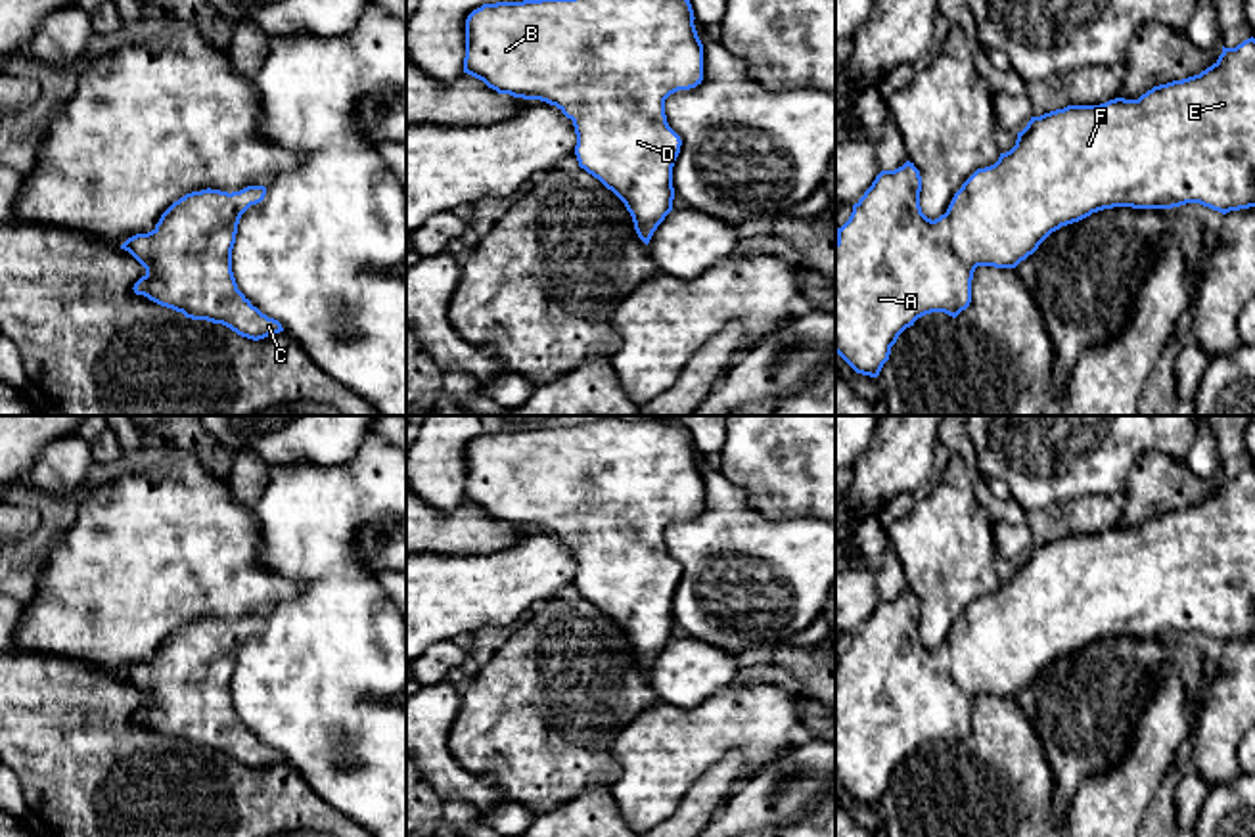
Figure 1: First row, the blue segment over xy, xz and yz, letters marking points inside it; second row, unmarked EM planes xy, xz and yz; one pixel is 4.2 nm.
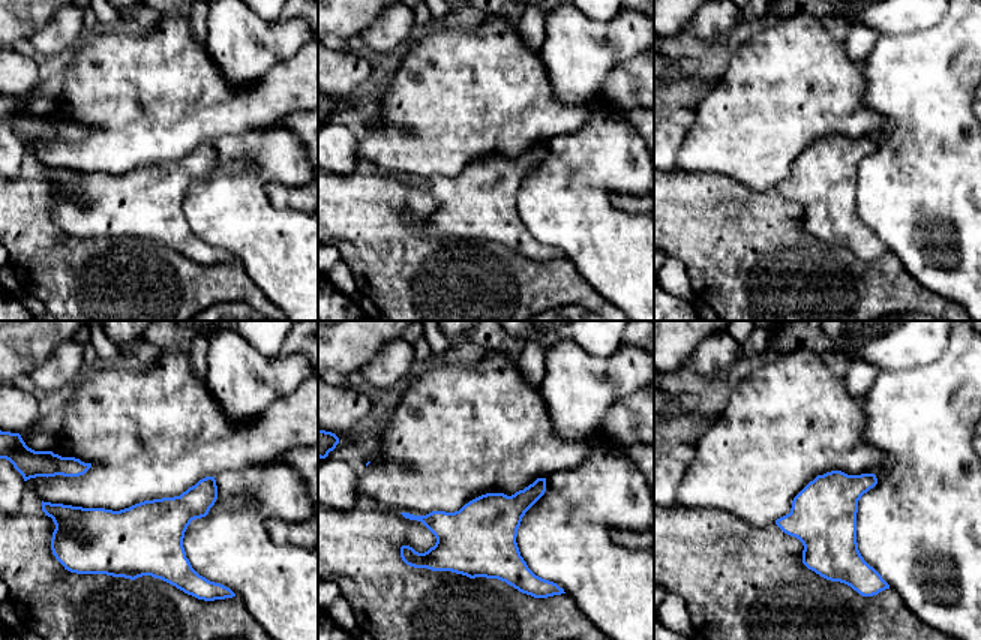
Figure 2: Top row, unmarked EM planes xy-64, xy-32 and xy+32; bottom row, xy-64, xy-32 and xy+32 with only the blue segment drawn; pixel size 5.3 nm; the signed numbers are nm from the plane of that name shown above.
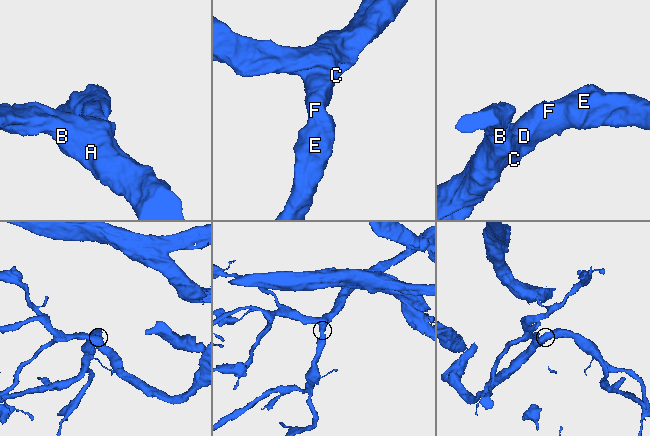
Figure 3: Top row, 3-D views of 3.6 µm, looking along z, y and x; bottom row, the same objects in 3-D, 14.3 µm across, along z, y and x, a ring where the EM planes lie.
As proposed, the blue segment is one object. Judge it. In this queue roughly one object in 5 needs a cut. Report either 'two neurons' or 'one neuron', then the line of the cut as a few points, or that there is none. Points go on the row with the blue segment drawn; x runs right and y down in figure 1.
one neuron | no cut

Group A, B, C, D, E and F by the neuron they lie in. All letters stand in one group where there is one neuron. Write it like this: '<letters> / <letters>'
A B C D E F

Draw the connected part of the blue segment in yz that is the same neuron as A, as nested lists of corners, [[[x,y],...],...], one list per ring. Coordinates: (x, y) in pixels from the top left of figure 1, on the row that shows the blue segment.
[[[1247,38],[1236,48],[1224,48],[1219,59],[1199,75],[1153,86],[1138,100],[1115,98],[1100,105],[1067,105],[1031,117],[1027,126],[1017,132],[1015,146],[1000,153],[991,167],[977,169],[954,193],[948,209],[939,218],[931,220],[920,207],[922,176],[914,163],[906,161],[895,170],[881,170],[864,195],[853,205],[849,220],[837,228],[835,241],[835,352],[862,375],[878,377],[883,364],[889,360],[891,347],[899,335],[914,326],[914,322],[931,312],[945,312],[956,318],[971,303],[971,280],[977,266],[1015,268],[1021,260],[1033,255],[1038,245],[1061,226],[1079,222],[1092,213],[1132,207],[1132,209],[1173,209],[1186,203],[1199,203],[1222,215],[1230,211],[1255,207],[1255,38]]]

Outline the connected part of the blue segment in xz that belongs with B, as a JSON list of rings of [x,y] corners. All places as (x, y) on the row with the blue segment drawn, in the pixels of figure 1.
[[[523,0],[483,4],[466,19],[464,73],[498,94],[540,100],[573,121],[579,167],[611,190],[632,216],[648,245],[673,211],[673,167],[682,140],[669,126],[665,100],[703,80],[703,44],[694,25],[690,0]]]

